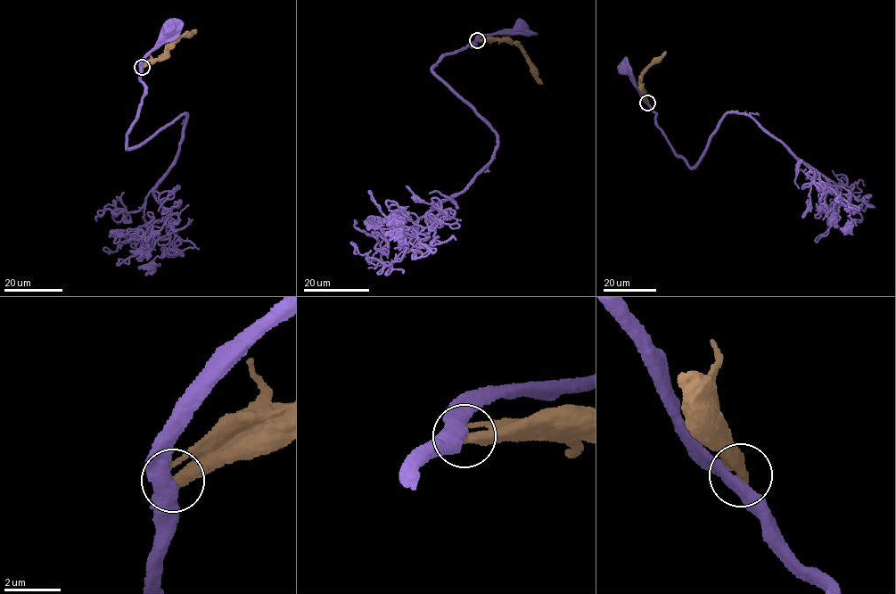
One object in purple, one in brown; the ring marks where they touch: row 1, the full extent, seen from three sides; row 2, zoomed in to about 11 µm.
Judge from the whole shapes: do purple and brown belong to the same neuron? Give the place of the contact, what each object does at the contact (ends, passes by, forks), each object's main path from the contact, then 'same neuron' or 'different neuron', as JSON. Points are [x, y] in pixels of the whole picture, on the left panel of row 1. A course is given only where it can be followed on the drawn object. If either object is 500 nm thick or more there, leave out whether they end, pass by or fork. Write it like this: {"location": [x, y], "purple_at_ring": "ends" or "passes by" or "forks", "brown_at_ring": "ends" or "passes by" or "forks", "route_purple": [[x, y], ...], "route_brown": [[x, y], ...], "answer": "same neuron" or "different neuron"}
{"location": [142, 67], "purple_at_ring": "passes by", "brown_at_ring": "ends", "route_purple": [[141, 67], [169, 28]], "route_brown": [[142, 67], [153, 63], [177, 39], [195, 29]], "answer": "different neuron"}

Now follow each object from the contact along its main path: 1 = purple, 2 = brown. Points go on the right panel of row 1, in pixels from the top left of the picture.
1: (647, 103), (625, 67)
2: (648, 103), (640, 79), (650, 64), (659, 61), (665, 51)

